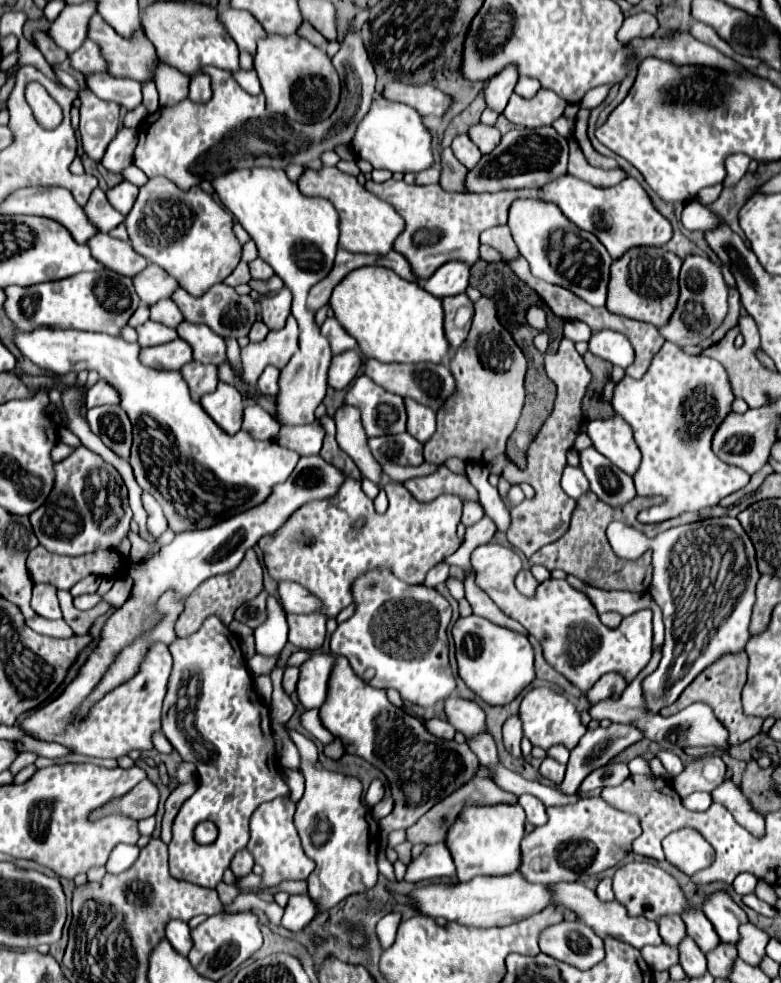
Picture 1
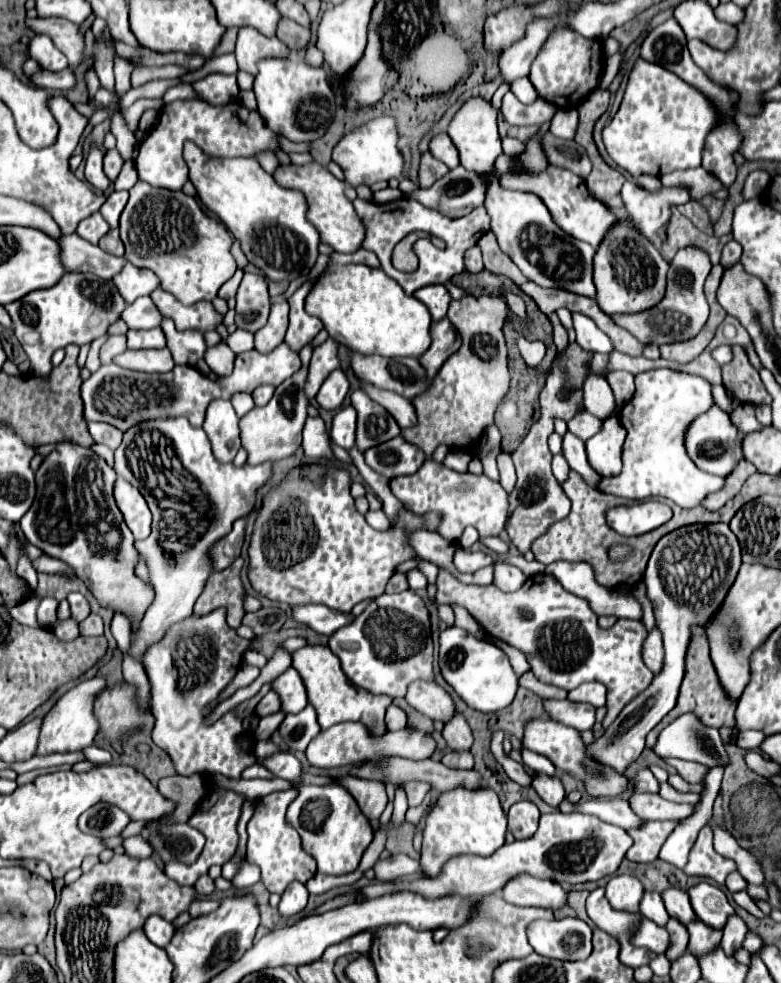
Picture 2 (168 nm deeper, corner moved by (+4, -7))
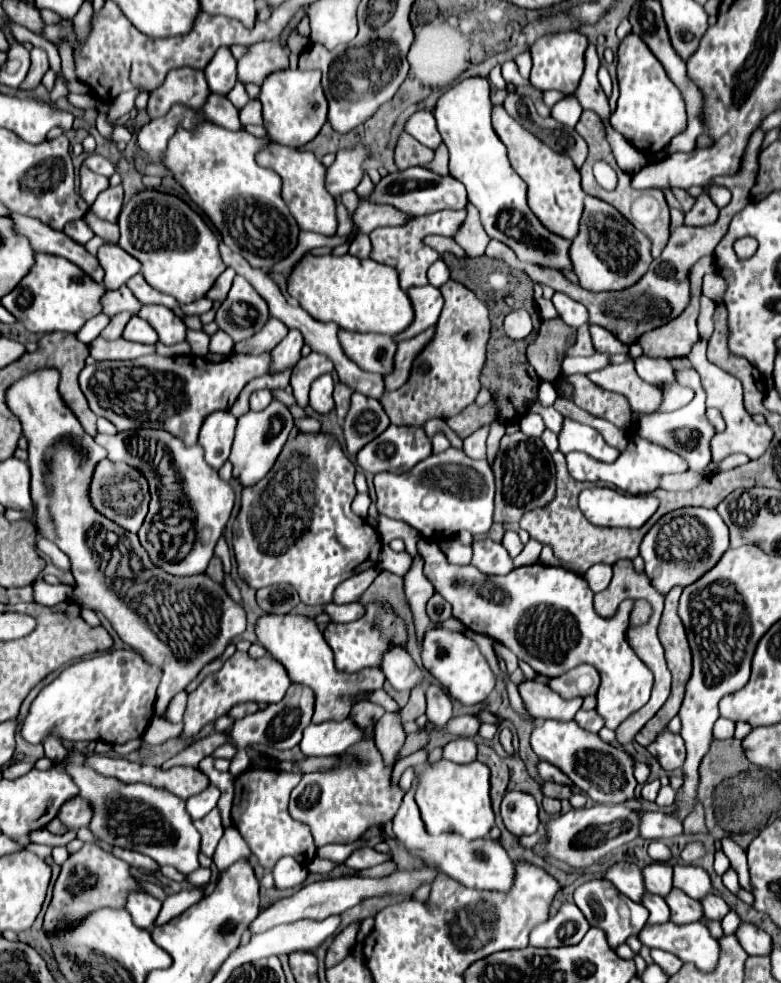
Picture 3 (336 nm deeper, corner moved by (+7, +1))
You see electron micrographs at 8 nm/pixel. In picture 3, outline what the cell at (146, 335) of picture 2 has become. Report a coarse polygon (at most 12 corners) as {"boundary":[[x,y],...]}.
{"boundary":[[133,316],[123,338],[155,344],[157,332],[139,316]]}

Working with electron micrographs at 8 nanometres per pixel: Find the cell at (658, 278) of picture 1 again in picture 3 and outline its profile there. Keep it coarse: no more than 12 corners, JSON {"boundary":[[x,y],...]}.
{"boundary":[[587,196],[569,258],[591,292],[635,284],[651,242]]}

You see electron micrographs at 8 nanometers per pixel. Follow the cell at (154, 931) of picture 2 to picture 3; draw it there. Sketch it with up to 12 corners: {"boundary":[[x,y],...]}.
{"boundary":[[129,892],[125,910],[135,926],[149,930],[161,902],[147,892]]}

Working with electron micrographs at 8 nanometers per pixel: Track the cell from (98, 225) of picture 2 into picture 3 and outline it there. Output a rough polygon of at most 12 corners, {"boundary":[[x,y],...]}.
{"boundary":[[83,218],[63,228],[73,242],[87,244],[93,238]]}

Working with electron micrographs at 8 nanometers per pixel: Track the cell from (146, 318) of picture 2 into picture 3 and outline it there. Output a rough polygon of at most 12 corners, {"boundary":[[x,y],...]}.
{"boundary":[[129,288],[107,290],[101,306],[107,316],[123,310],[137,314],[141,302]]}

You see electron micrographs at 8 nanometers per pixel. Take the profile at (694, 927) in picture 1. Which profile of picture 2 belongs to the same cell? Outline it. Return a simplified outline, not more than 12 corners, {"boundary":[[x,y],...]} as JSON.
{"boundary":[[670,888],[662,892],[664,906],[672,918],[688,926],[696,922],[690,896]]}

